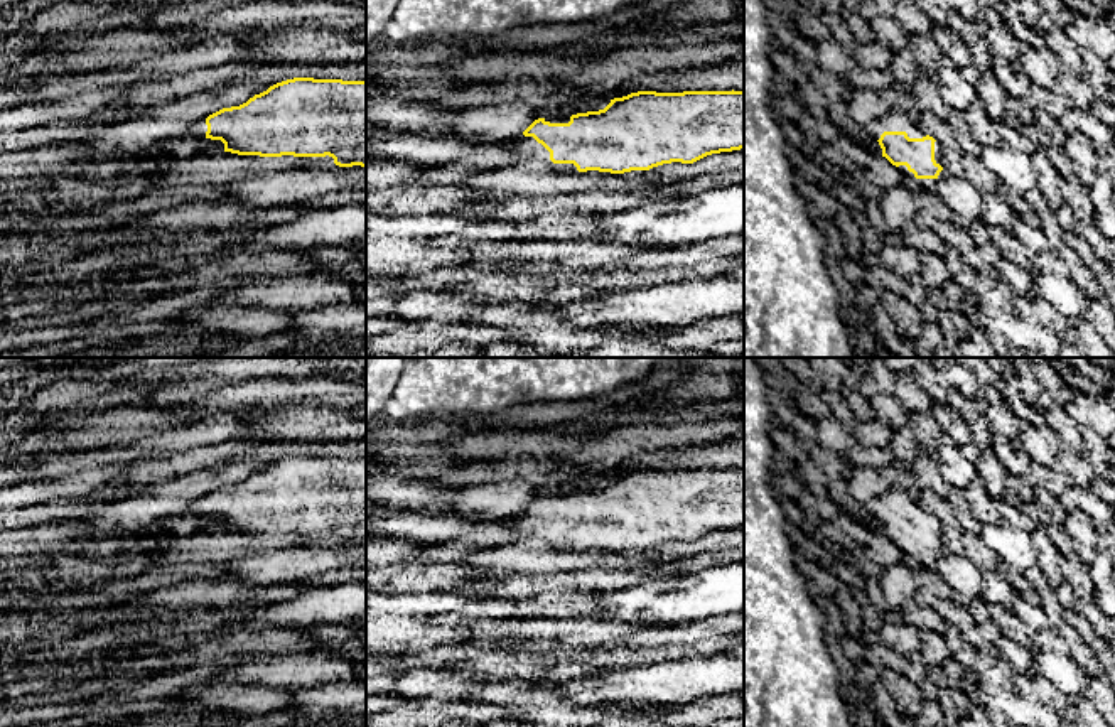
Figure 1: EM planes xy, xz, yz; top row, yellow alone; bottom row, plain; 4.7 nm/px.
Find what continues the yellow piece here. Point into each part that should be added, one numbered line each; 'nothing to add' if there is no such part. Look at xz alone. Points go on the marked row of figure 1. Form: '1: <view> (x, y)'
1: xz (525, 150)

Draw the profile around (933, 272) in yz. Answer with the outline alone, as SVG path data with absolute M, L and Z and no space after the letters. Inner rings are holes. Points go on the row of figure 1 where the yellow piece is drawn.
M929 251L919 253L919 278L926 288L943 288L953 280L943 256Z

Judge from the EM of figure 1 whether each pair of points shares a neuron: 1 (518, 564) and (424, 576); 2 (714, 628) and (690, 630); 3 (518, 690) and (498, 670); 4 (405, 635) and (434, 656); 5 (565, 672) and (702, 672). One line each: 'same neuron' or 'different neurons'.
1: different neurons
2: same neuron
3: different neurons
4: different neurons
5: different neurons

